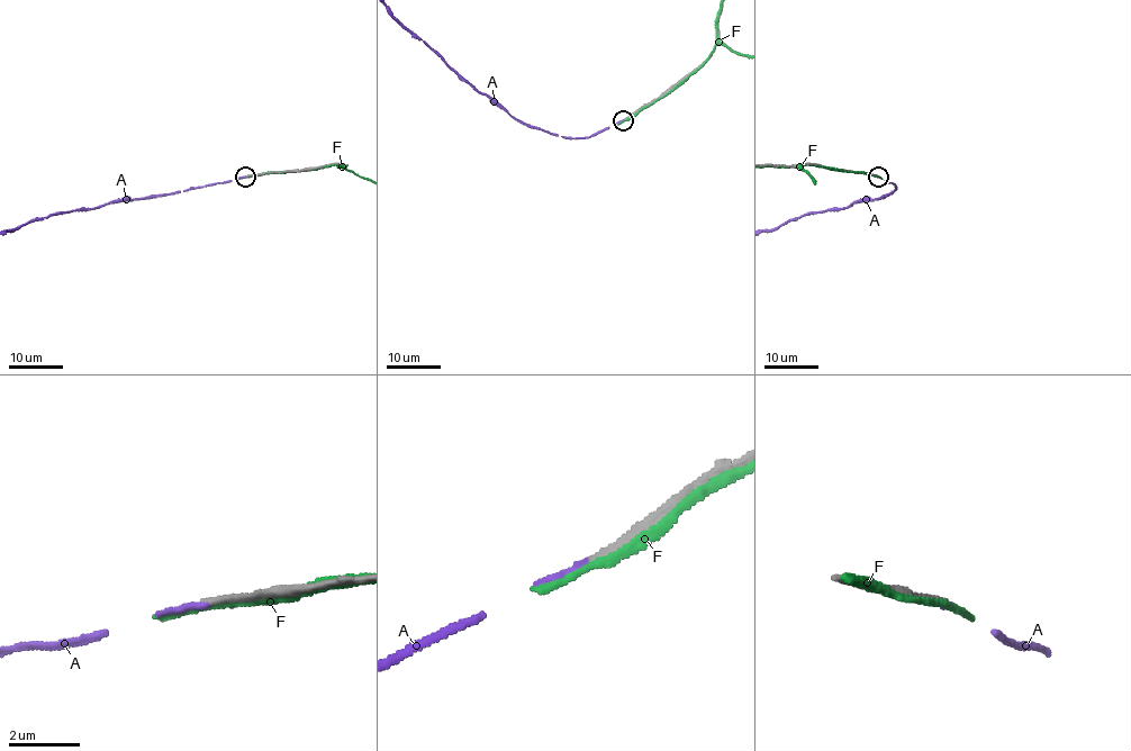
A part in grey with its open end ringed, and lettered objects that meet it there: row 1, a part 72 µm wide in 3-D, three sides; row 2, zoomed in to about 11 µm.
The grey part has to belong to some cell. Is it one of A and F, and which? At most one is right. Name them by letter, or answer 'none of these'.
A

